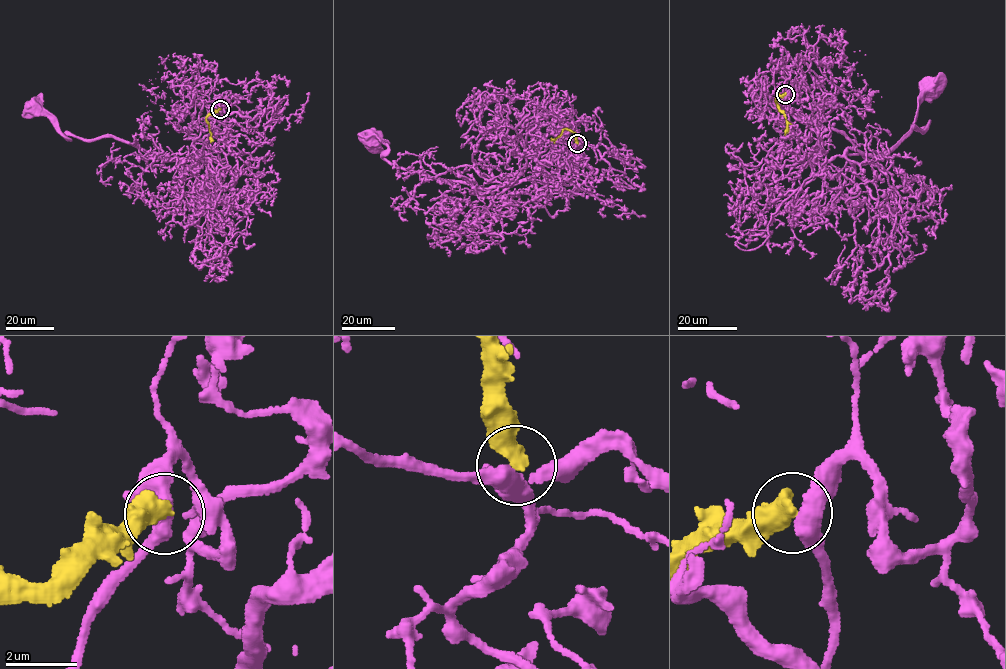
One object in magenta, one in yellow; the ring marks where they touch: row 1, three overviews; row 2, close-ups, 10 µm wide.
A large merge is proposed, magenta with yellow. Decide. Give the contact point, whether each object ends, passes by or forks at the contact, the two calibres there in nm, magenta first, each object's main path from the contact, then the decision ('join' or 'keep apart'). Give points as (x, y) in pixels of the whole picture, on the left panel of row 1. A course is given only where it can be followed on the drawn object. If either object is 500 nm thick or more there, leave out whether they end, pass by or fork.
(220, 109) | 440/550 nm | magenta via (220, 109), (210, 124), (218, 131), (210, 133), (197, 152), (166, 160), (111, 137), (66, 138), (33, 108) | yellow via (220, 109), (206, 118), (211, 142) | keep apart

